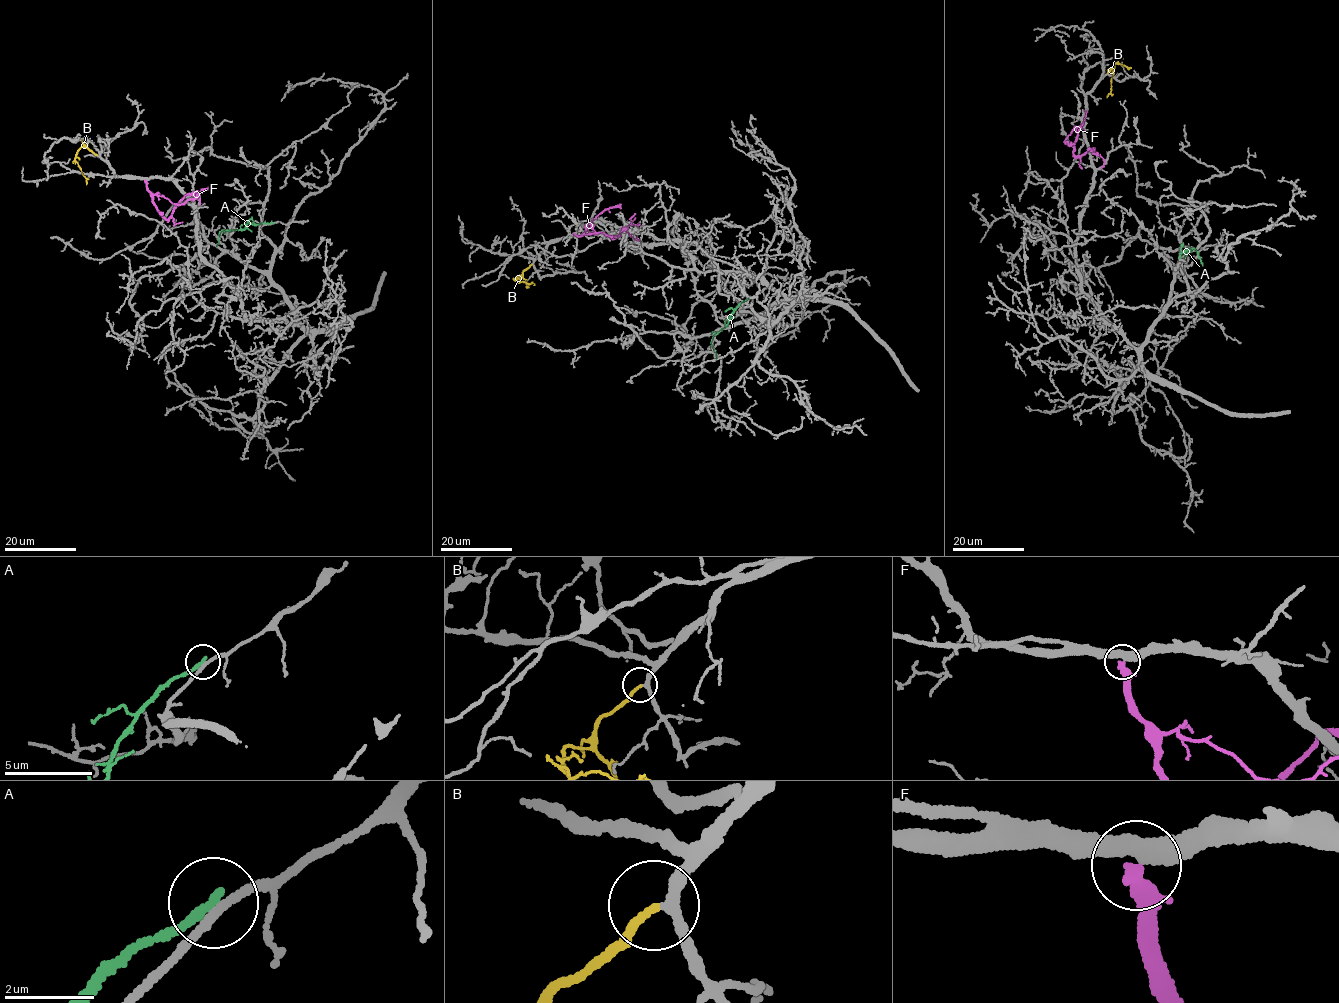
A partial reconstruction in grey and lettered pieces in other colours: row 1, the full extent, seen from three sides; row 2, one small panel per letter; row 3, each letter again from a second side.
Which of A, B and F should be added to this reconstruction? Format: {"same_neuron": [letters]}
{"same_neuron": ["B"]}

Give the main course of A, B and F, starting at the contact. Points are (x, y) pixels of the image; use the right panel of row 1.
A: (1179, 258), (1180, 253), (1187, 250), (1188, 254), (1193, 248), (1202, 265)
B: (1107, 73), (1117, 62), (1106, 97)
F: (1086, 111), (1074, 154), (1078, 157), (1094, 149), (1104, 160), (1101, 168)

